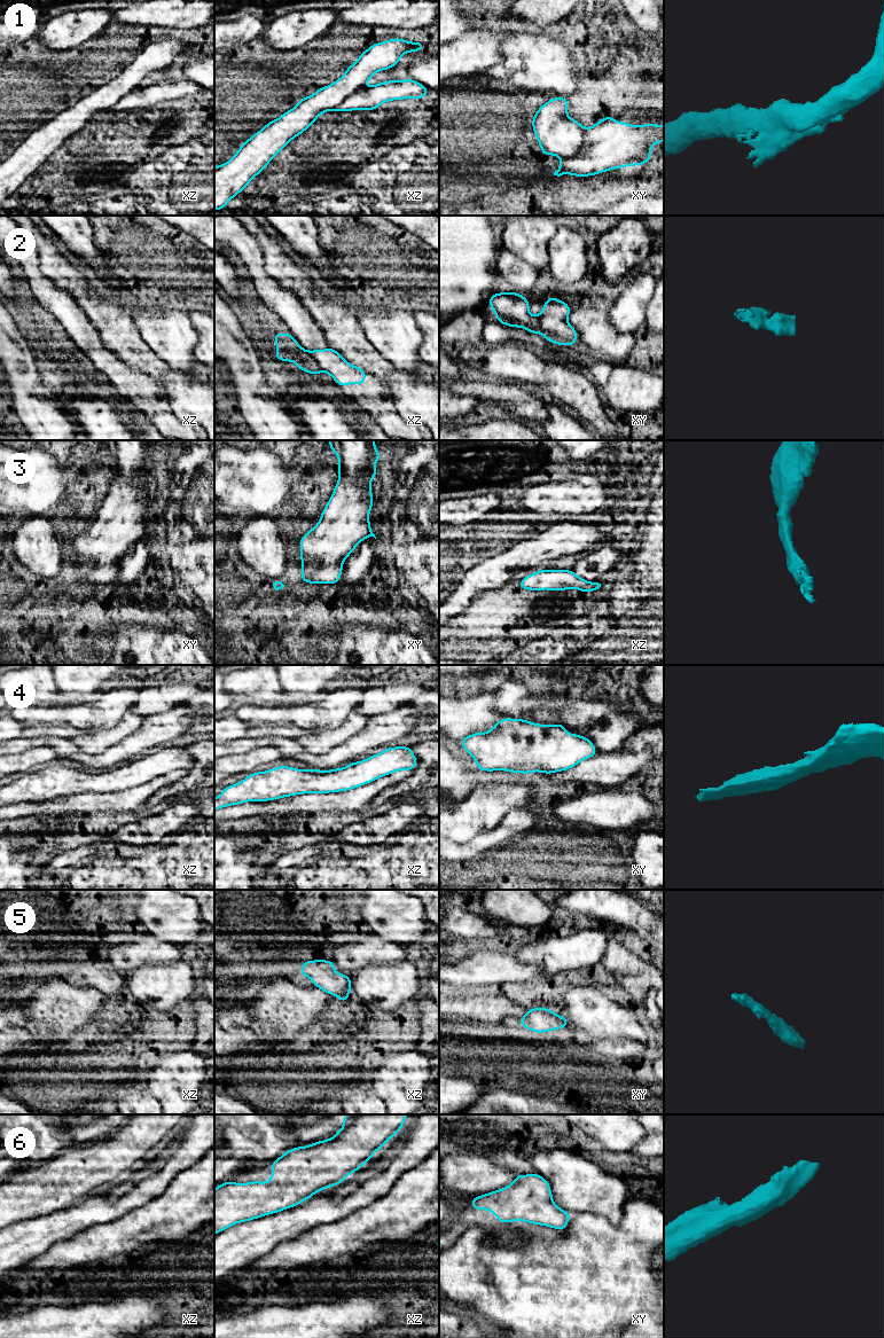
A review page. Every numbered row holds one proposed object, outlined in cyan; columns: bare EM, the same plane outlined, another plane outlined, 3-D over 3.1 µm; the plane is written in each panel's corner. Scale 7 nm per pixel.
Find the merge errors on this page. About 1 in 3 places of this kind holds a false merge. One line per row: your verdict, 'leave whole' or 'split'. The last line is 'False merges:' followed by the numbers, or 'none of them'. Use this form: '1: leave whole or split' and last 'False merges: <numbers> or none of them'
1: split
2: split
3: leave whole
4: leave whole
5: leave whole
6: leave whole
False merges: 1, 2

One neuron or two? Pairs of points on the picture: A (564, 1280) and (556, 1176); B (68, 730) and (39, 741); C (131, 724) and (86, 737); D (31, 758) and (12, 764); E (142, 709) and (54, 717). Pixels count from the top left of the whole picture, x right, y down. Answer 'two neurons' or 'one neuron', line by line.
A: two neurons
B: two neurons
C: one neuron
D: one neuron
E: two neurons

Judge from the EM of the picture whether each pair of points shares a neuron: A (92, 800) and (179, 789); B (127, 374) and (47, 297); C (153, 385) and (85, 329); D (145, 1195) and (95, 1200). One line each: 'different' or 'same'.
A: different
B: same
C: same
D: same

